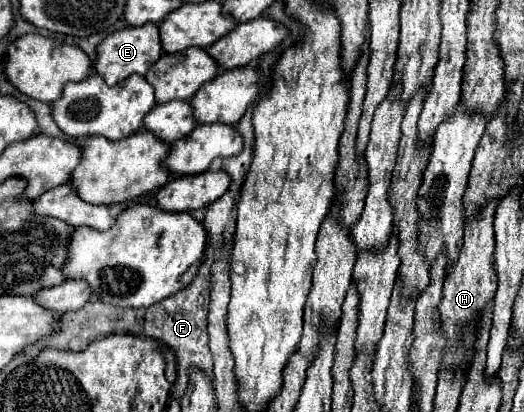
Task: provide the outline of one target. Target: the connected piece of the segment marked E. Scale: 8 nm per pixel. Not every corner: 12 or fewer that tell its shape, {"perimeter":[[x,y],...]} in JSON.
{"perimeter":[[155,23],[107,35],[95,71],[107,85],[145,75],[163,55]]}

